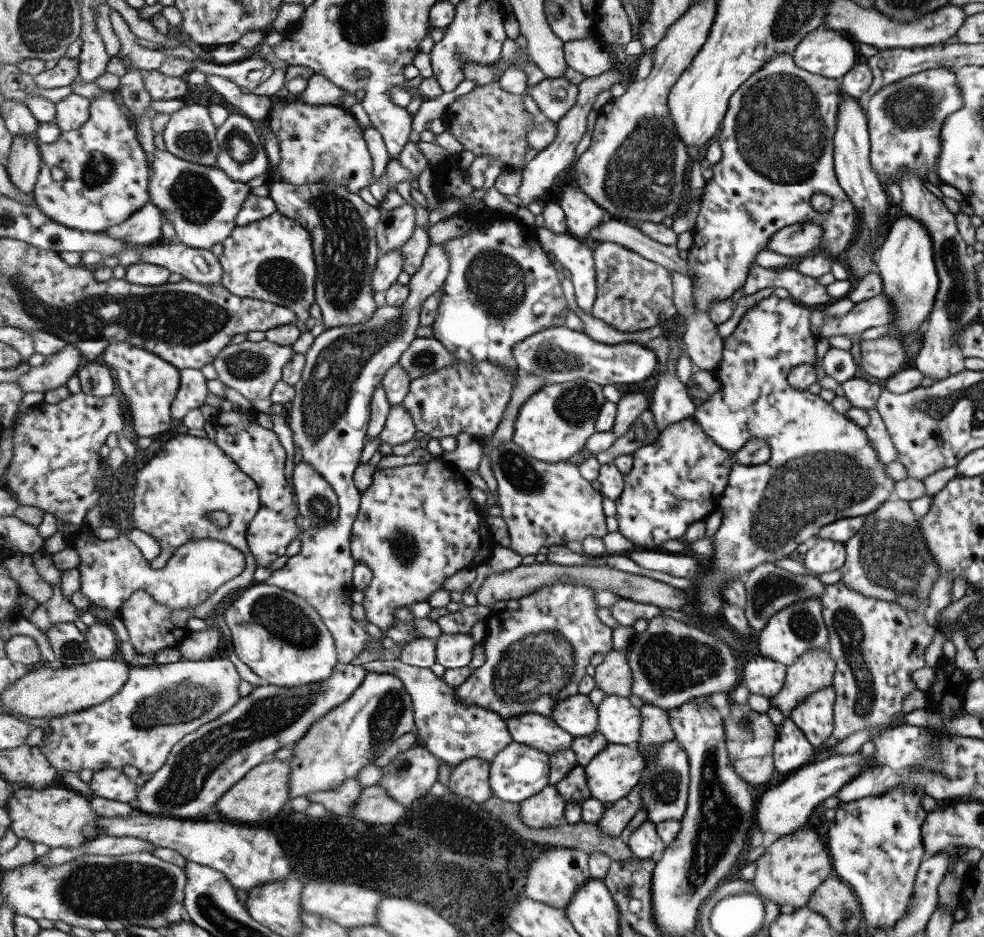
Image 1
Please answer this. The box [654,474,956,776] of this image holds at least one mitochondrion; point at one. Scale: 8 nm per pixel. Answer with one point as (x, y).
(889, 557)

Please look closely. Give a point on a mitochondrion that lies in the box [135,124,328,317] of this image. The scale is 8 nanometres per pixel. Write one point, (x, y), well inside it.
(196, 199)

